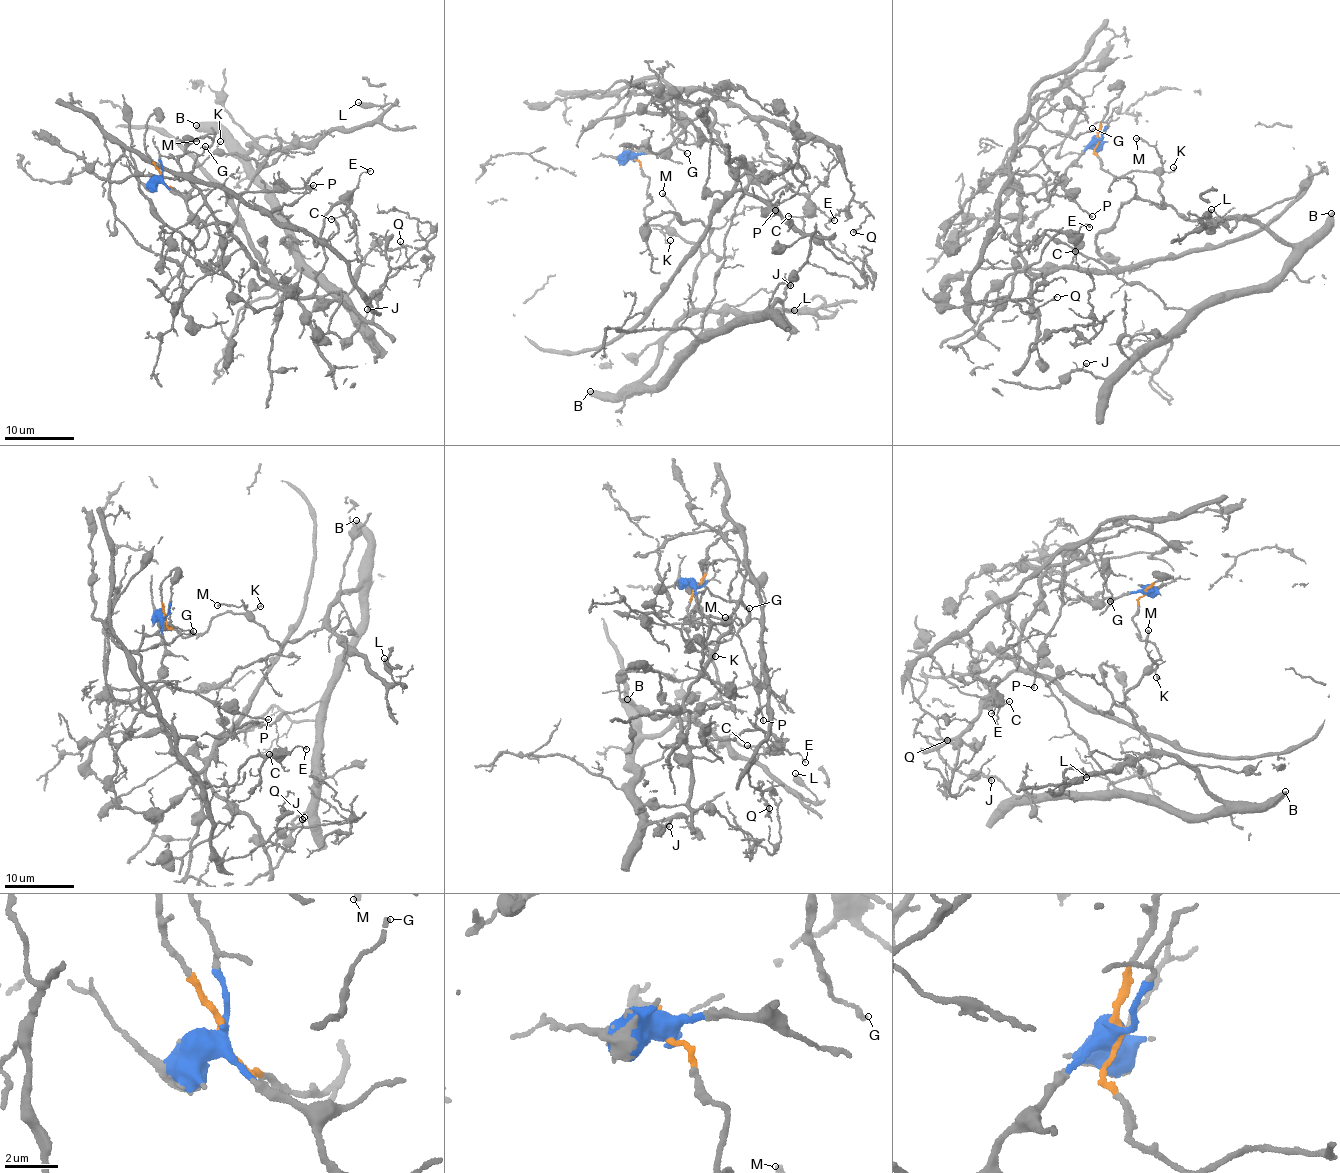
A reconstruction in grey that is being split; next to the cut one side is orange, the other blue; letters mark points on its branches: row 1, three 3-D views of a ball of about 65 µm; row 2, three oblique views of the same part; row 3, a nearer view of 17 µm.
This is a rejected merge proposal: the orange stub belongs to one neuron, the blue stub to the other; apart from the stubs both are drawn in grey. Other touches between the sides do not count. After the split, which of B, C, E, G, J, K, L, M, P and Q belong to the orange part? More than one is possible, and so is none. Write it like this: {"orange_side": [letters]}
{"orange_side": ["B", "J", "K", "L", "M"]}

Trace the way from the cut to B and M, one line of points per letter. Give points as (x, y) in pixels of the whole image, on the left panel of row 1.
B: (160, 176), (186, 192), (193, 169), (211, 155), (262, 167), (257, 143), (241, 153), (221, 129), (196, 124)
M: (160, 176), (166, 185), (190, 190), (189, 176), (211, 154), (214, 134), (196, 142)

